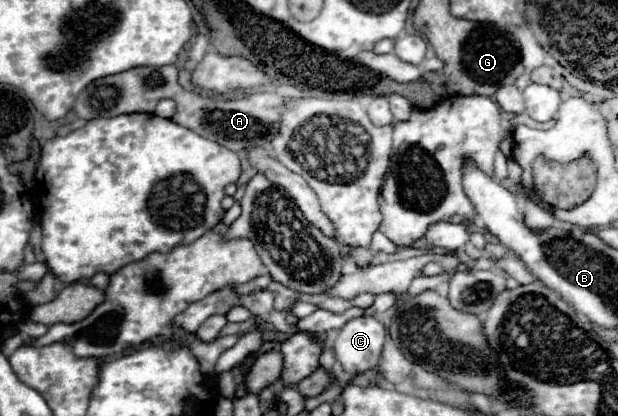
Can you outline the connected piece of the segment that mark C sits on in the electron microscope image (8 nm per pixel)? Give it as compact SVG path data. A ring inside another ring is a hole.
M355 317L347 321L333 345L337 361L347 373L375 369L385 343L385 327L375 317Z

